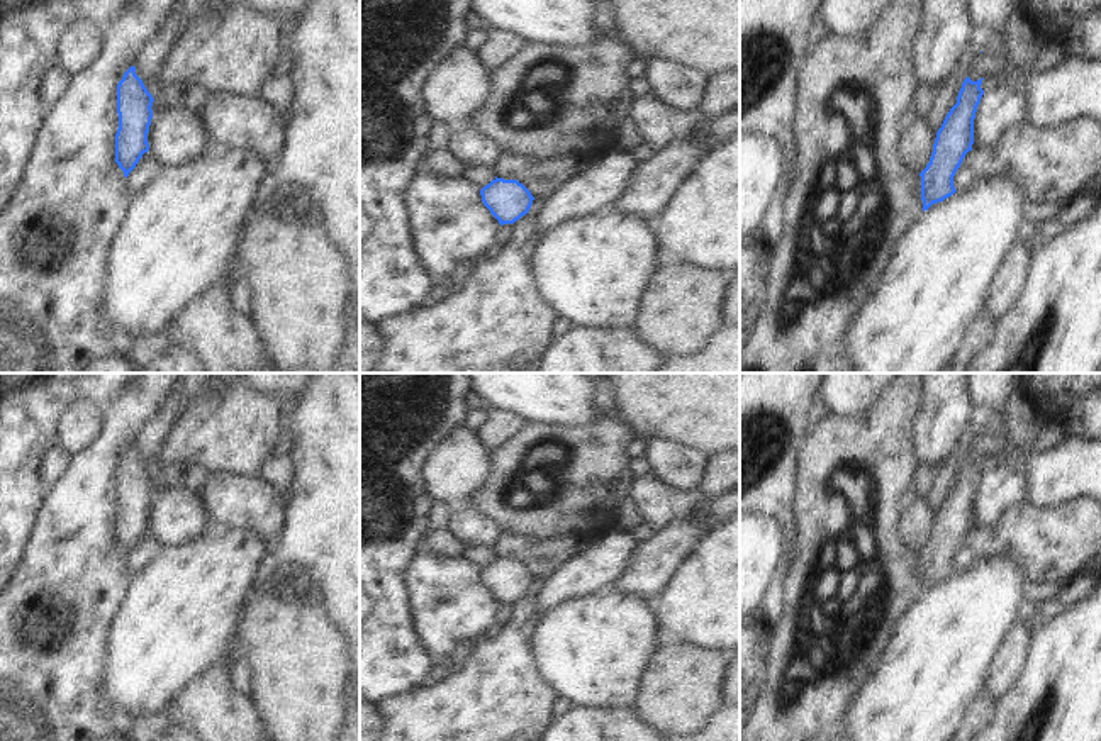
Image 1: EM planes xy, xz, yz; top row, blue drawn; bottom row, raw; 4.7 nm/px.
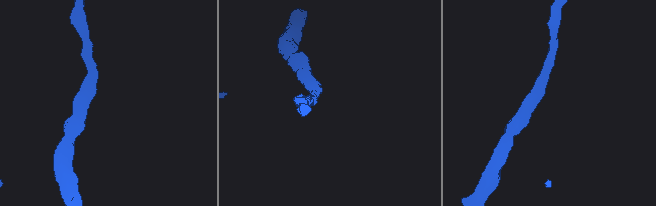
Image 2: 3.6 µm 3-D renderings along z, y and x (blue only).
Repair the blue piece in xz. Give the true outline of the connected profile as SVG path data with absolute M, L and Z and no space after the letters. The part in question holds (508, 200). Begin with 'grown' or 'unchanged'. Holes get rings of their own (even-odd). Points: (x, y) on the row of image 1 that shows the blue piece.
unchanged; M494 178L480 190L483 205L499 220L500 226L514 224L526 215L534 197L517 180Z

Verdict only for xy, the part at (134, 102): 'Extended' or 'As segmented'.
As segmented

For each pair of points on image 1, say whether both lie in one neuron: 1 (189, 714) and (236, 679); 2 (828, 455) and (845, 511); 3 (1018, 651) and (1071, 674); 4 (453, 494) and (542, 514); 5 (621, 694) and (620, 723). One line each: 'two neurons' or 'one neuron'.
1: two neurons
2: one neuron
3: two neurons
4: two neurons
5: two neurons

